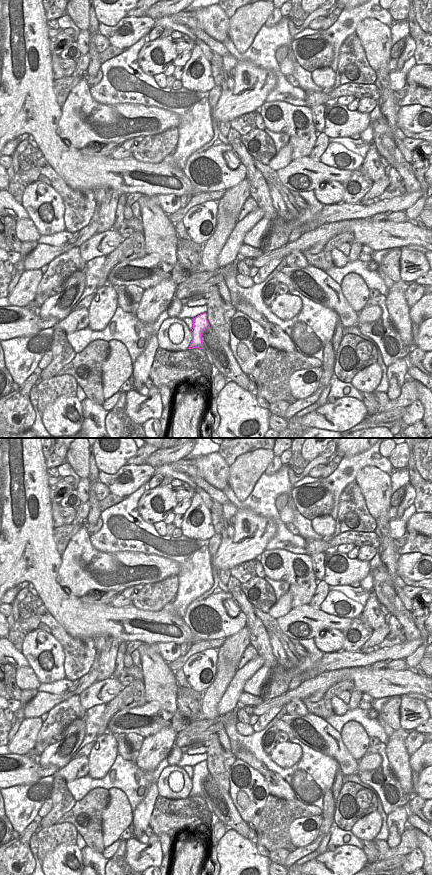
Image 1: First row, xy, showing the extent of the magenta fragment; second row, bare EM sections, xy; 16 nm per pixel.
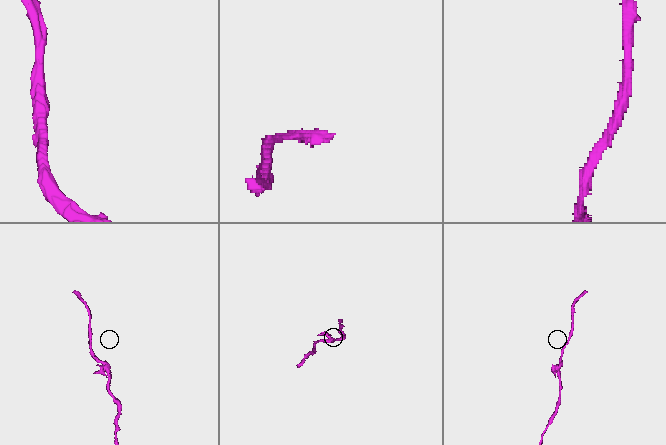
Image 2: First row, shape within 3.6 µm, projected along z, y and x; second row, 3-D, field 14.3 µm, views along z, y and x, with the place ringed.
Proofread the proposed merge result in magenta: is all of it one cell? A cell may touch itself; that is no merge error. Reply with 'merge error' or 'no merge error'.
merge error

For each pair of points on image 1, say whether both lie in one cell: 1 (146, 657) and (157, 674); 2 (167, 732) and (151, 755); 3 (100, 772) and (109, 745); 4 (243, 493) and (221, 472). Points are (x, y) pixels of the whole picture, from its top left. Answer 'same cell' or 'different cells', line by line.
1: same cell
2: same cell
3: same cell
4: different cells

